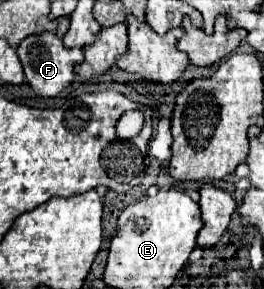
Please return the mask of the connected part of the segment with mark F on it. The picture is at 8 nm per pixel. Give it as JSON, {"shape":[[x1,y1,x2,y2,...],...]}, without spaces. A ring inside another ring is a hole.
{"shape":[[43,31,39,35,29,35,25,37,19,45,17,45,17,55,23,63,23,69,25,69,25,79,27,83,33,87,33,91,41,97,55,97,59,95,73,79,75,79,75,73,73,73,73,65,75,63,81,63,83,59,83,49,79,47,73,47,73,49,67,49,63,45,63,41,51,33,51,31]]}

